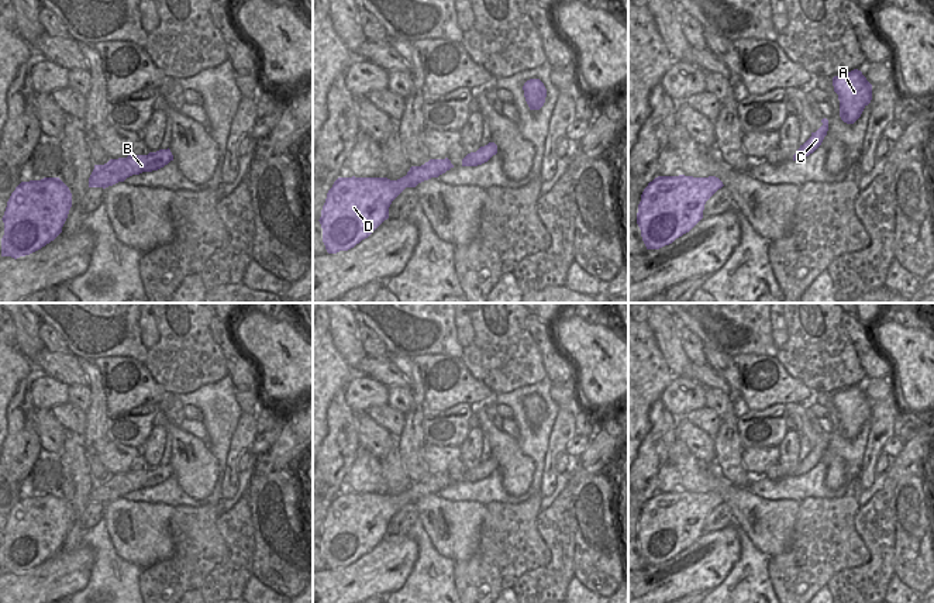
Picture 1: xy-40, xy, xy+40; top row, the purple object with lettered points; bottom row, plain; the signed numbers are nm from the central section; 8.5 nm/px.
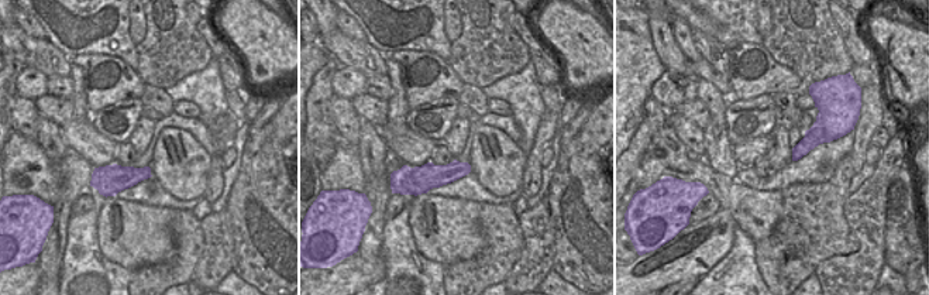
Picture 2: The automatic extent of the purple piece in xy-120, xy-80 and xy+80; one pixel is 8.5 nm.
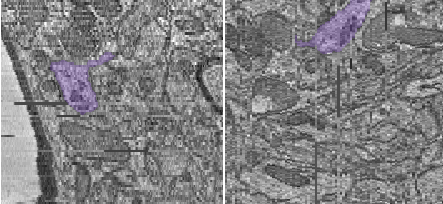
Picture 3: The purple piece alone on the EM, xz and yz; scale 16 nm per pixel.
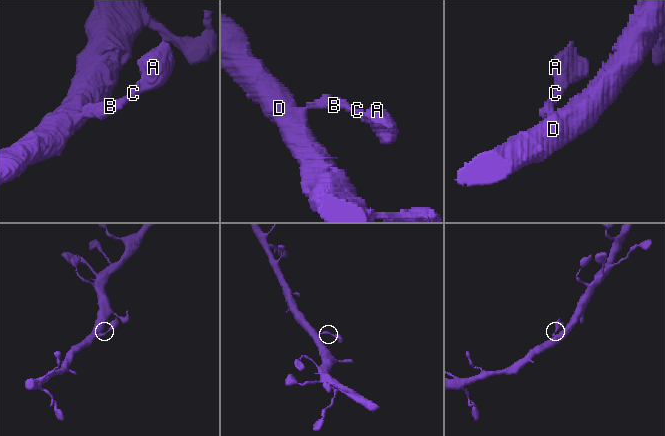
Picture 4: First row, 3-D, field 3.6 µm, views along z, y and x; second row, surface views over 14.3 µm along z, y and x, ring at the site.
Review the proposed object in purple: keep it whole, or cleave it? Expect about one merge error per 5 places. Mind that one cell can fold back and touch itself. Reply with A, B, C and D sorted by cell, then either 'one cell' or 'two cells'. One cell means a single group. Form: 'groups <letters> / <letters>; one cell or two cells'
groups A B C D; one cell

